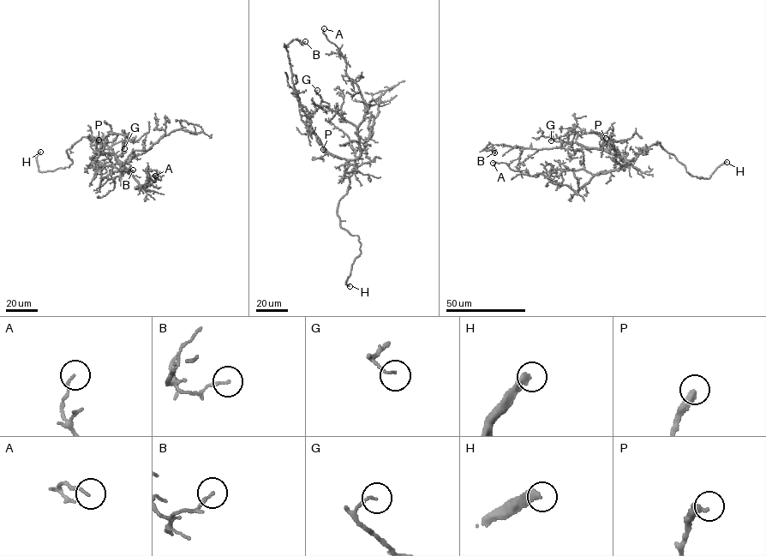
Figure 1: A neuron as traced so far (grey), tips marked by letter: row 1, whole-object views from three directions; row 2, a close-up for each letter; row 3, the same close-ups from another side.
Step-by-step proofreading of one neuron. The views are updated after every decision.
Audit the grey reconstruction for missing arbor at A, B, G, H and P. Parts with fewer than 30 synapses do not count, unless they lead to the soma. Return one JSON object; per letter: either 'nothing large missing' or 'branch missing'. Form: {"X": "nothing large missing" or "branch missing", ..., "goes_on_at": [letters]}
{"A": "nothing large missing", "B": "nothing large missing", "G": "nothing large missing", "H": "branch missing", "P": "nothing large missing", "goes_on_at": ["H"]}

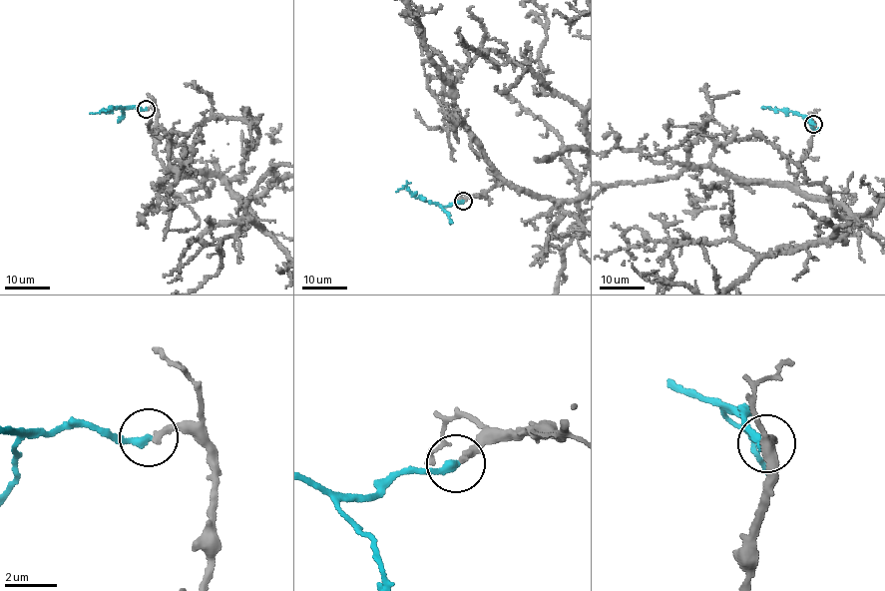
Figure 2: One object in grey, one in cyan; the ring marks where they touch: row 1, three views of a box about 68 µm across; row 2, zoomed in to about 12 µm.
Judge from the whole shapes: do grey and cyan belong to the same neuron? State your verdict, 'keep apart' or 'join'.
join

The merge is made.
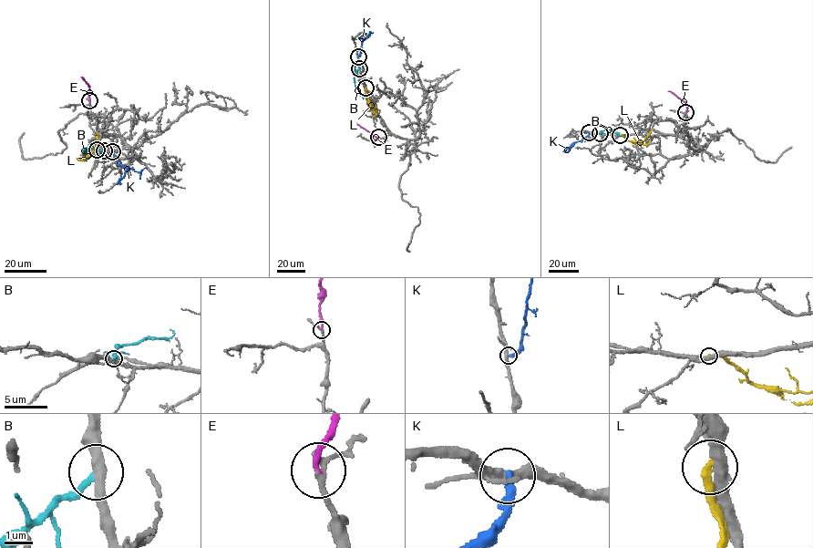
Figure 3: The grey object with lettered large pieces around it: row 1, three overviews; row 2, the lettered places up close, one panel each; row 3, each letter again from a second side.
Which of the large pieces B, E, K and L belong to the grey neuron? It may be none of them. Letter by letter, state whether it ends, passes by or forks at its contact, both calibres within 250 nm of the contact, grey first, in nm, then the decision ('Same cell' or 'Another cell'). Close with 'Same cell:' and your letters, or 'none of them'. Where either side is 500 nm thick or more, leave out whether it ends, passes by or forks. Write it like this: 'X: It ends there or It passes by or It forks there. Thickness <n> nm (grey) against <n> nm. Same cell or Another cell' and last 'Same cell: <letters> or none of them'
B: It ends there. Thickness 380 nm (grey) against 280 nm. Another cell
E: It ends there. Thickness 180 nm (grey) against 190 nm. Same cell
K: It ends there. Thickness 280 nm (grey) against 300 nm. Another cell
L: It ends there. Thickness 420 nm (grey) against 240 nm. Another cell
Same cell: E

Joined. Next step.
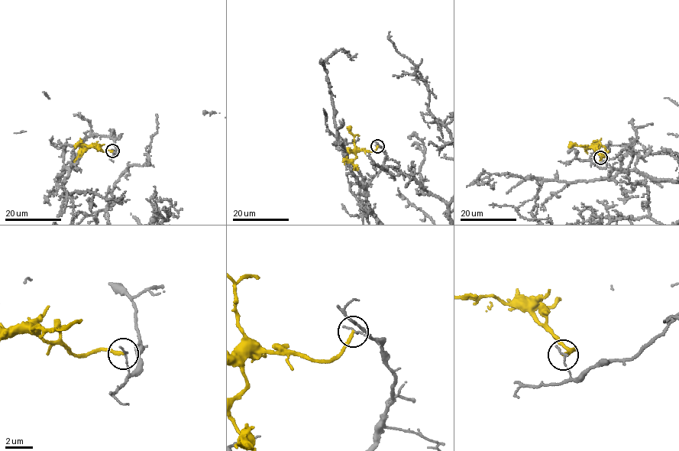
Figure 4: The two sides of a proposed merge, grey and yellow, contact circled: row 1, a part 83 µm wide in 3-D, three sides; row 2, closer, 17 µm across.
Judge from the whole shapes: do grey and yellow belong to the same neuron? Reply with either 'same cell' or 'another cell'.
another cell

